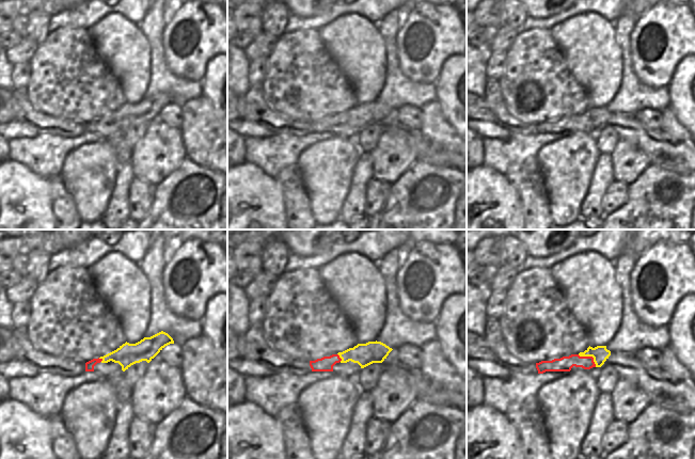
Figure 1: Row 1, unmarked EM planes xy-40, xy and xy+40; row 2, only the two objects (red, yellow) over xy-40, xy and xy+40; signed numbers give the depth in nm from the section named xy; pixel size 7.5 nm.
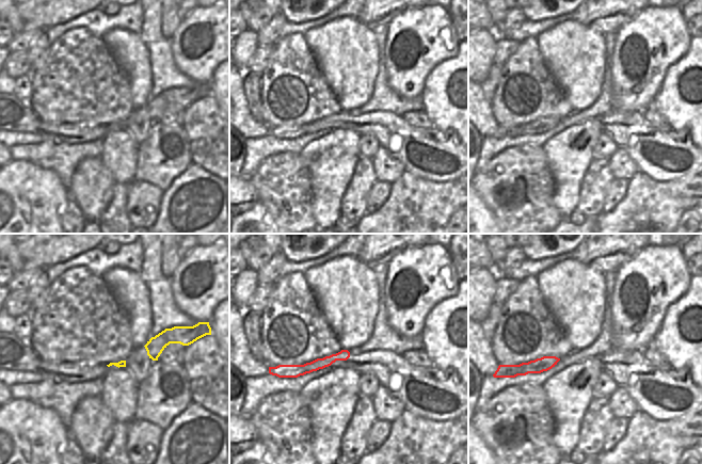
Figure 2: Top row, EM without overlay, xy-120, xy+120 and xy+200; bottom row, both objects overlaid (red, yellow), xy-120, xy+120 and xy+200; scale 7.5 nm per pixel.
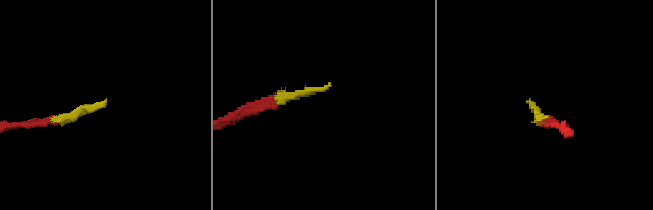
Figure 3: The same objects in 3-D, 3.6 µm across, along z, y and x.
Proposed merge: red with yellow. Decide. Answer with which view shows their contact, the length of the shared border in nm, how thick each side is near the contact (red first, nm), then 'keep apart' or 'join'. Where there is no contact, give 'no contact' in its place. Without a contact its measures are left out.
xy+40 | 170 nm | 110/120 nm | keep apart

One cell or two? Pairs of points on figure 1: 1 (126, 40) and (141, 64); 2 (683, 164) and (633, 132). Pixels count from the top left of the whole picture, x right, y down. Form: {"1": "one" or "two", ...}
{"1": "one", "2": "one"}

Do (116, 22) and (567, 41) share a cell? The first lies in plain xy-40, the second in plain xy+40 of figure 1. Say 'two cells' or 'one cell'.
one cell

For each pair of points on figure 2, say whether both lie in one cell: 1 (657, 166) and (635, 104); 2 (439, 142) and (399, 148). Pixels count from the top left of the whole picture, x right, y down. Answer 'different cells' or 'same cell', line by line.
1: different cells
2: same cell

